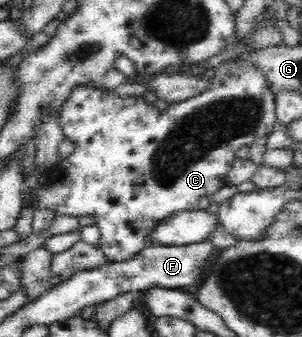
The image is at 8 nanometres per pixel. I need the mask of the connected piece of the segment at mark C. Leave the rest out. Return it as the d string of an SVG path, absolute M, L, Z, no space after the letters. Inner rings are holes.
M245 48L244 54L240 54L237 57L230 58L215 68L215 74L212 78L209 78L209 83L194 96L187 99L169 103L165 108L160 108L158 105L148 104L139 96L127 96L120 98L118 94L114 94L114 91L108 92L107 88L96 88L94 86L88 87L76 87L72 89L72 92L67 96L67 99L59 106L59 125L63 130L63 135L70 142L74 143L75 150L62 159L53 173L49 176L48 181L45 184L41 184L34 191L29 191L29 187L25 185L22 187L21 199L23 203L24 194L27 194L25 200L25 206L31 208L31 212L36 210L50 210L54 214L55 218L58 216L94 216L96 219L96 225L98 226L101 237L99 239L99 245L102 247L104 254L108 257L110 263L122 262L126 260L132 260L132 256L136 255L136 252L142 252L144 248L150 247L154 243L152 239L152 232L156 230L158 224L162 224L164 220L167 220L176 214L176 212L184 210L206 210L212 203L216 192L220 189L224 189L227 186L227 174L232 168L236 160L236 152L242 147L250 147L250 144L256 140L256 138L264 138L264 136L270 135L272 130L277 125L277 118L275 113L276 106L276 91L266 79L264 71L258 69L258 65L254 65L248 56L256 55L256 48Z

